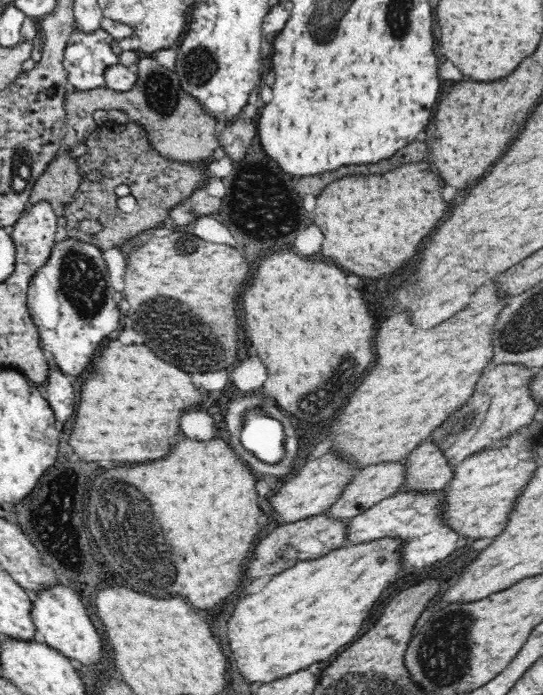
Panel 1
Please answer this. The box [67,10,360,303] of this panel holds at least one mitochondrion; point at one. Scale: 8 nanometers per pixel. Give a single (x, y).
(257, 170)

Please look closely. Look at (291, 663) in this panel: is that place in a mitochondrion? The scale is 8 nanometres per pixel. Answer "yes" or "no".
no

